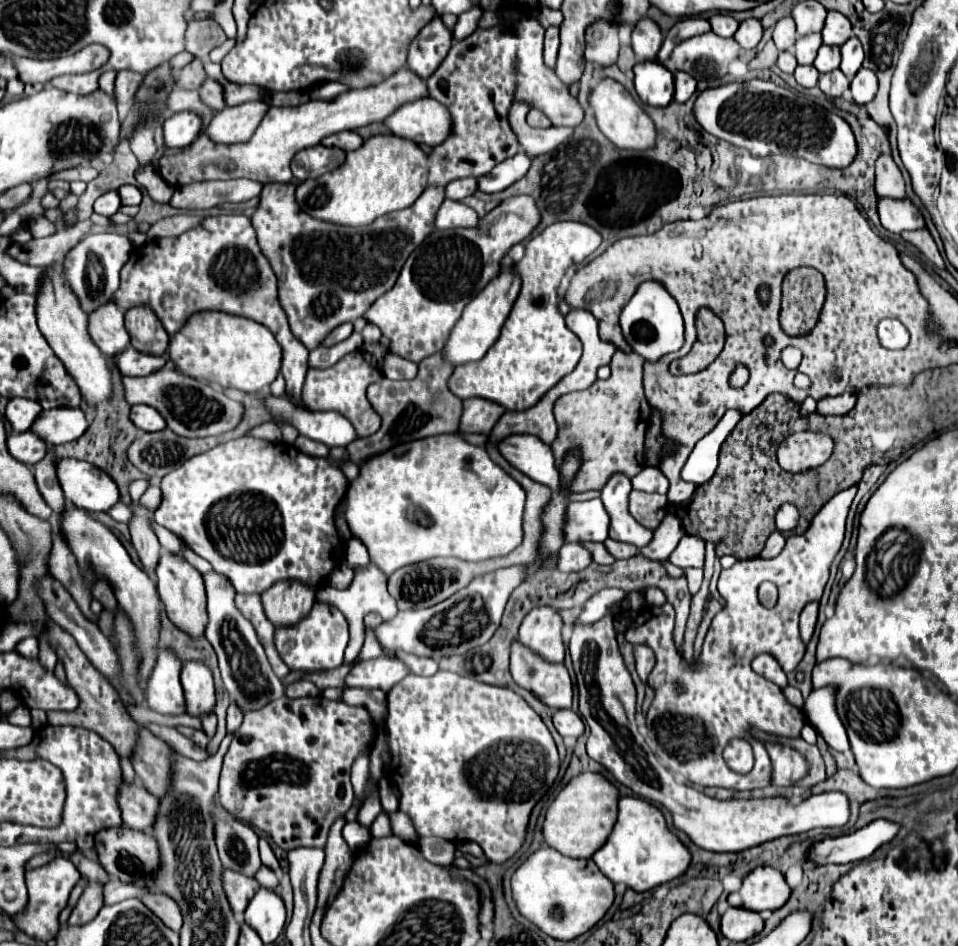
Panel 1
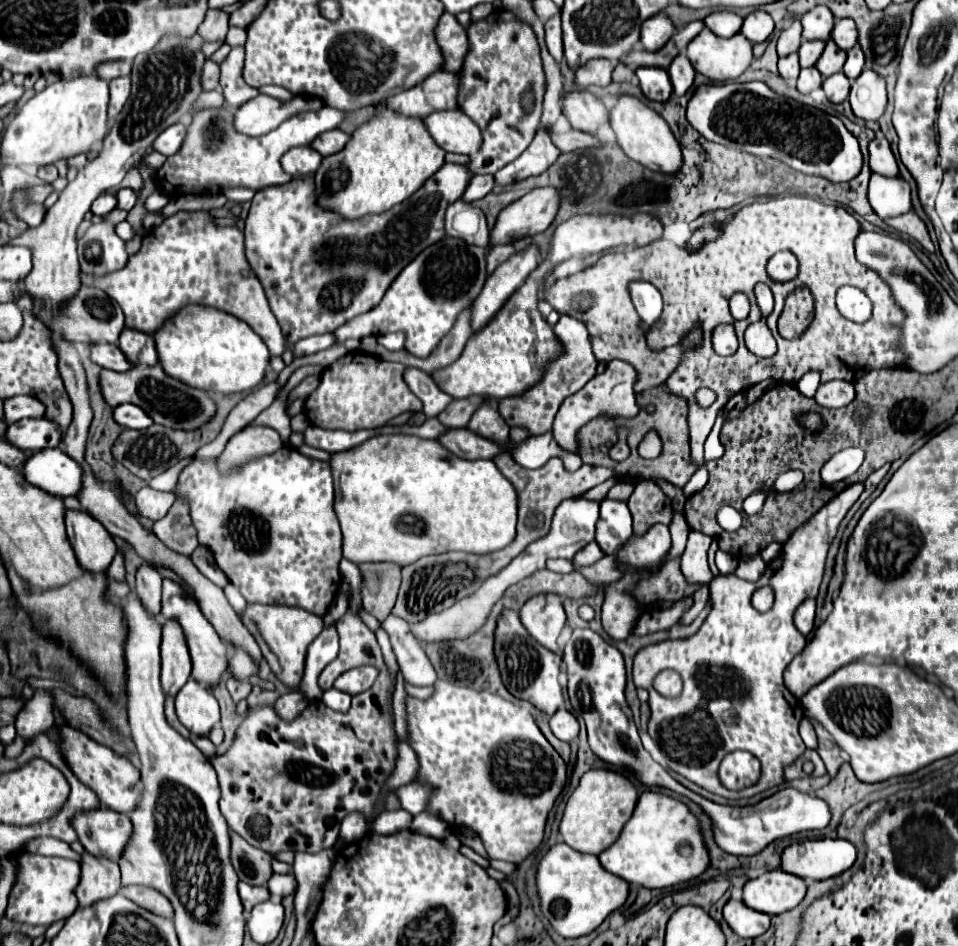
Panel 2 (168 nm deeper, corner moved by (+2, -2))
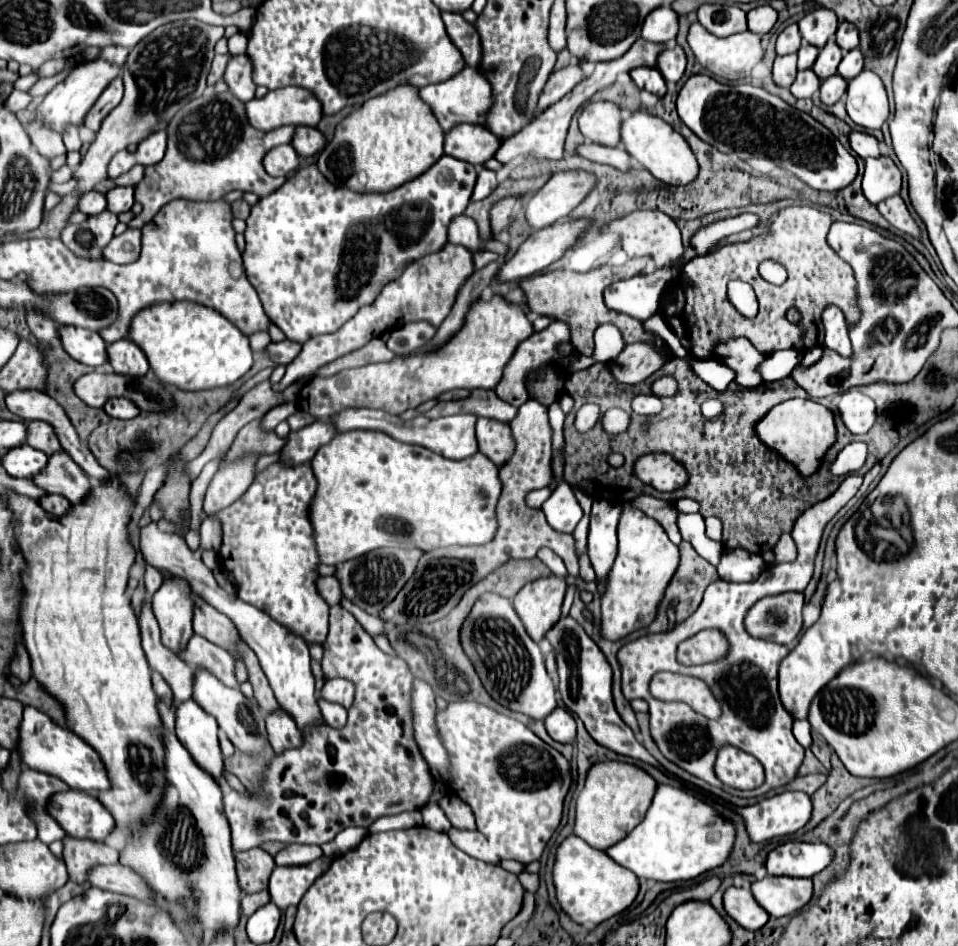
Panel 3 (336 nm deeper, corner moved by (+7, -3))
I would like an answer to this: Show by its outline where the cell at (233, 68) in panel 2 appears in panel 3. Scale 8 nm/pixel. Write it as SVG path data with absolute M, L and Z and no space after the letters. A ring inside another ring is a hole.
M245 54L229 58L223 80L225 80L229 92L235 98L239 98L241 102L249 102L255 96L257 86L251 80L251 60L247 60Z

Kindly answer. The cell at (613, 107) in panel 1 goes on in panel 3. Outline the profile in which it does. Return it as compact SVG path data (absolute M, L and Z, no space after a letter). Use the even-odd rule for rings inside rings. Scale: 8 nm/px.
M633 112L631 116L623 118L621 142L627 150L627 154L631 158L635 158L643 168L647 168L661 182L679 186L679 184L689 184L697 176L699 166L695 164L695 156L693 156L689 144L667 122L663 122L661 118L657 118L649 112Z

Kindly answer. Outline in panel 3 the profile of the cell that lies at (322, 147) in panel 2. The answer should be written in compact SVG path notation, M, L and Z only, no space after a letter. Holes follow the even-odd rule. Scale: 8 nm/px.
M299 126L295 132L295 140L291 142L291 146L297 148L301 158L315 156L317 152L321 152L325 148L325 144L327 144L325 134L313 126Z

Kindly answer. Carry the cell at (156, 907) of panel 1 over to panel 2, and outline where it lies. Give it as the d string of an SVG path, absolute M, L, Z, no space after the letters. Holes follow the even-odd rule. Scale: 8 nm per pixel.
M132 885L132 887L120 887L120 893L124 897L128 897L130 901L138 903L140 907L156 913L156 915L162 915L162 917L168 917L172 919L174 911L172 911L172 905L168 903L168 899L164 895L160 895L158 891L152 891L150 887L140 887L140 885Z

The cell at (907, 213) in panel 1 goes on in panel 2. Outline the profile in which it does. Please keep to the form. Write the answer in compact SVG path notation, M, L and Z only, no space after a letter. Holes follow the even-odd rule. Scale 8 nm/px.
M872 173L868 201L880 219L902 215L912 209L910 185L902 177L884 177Z

